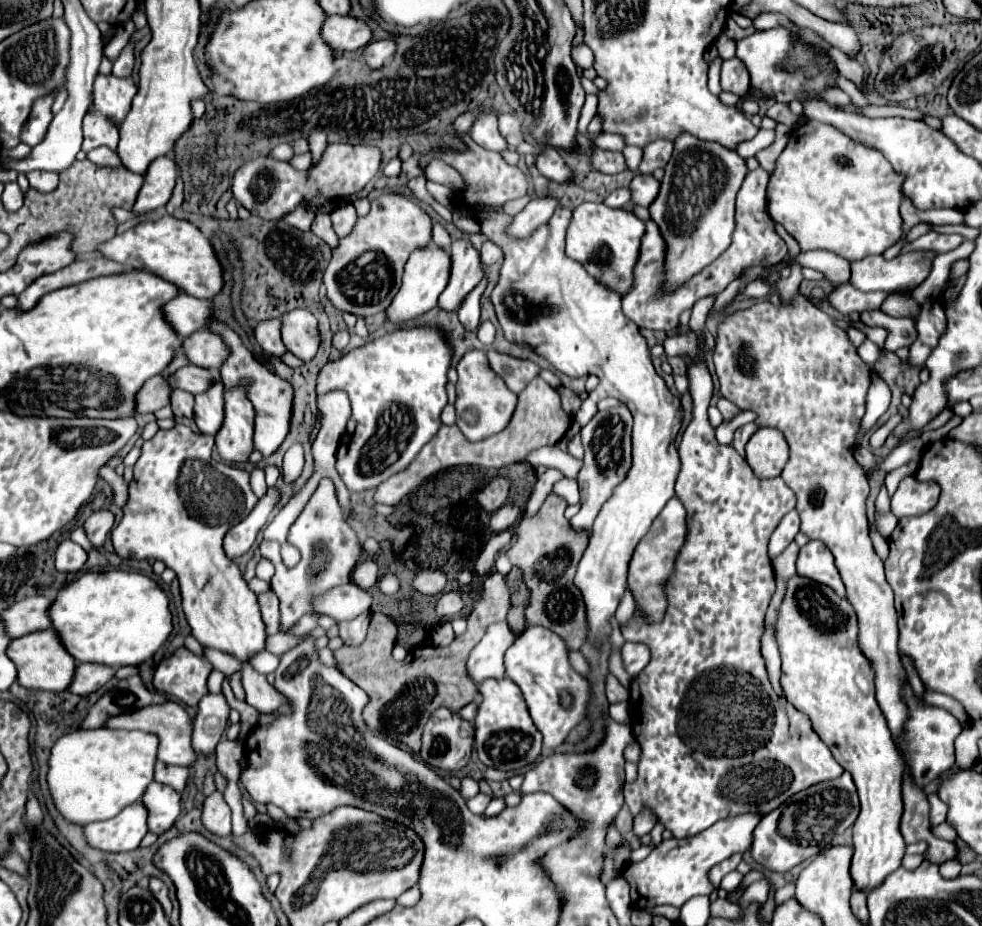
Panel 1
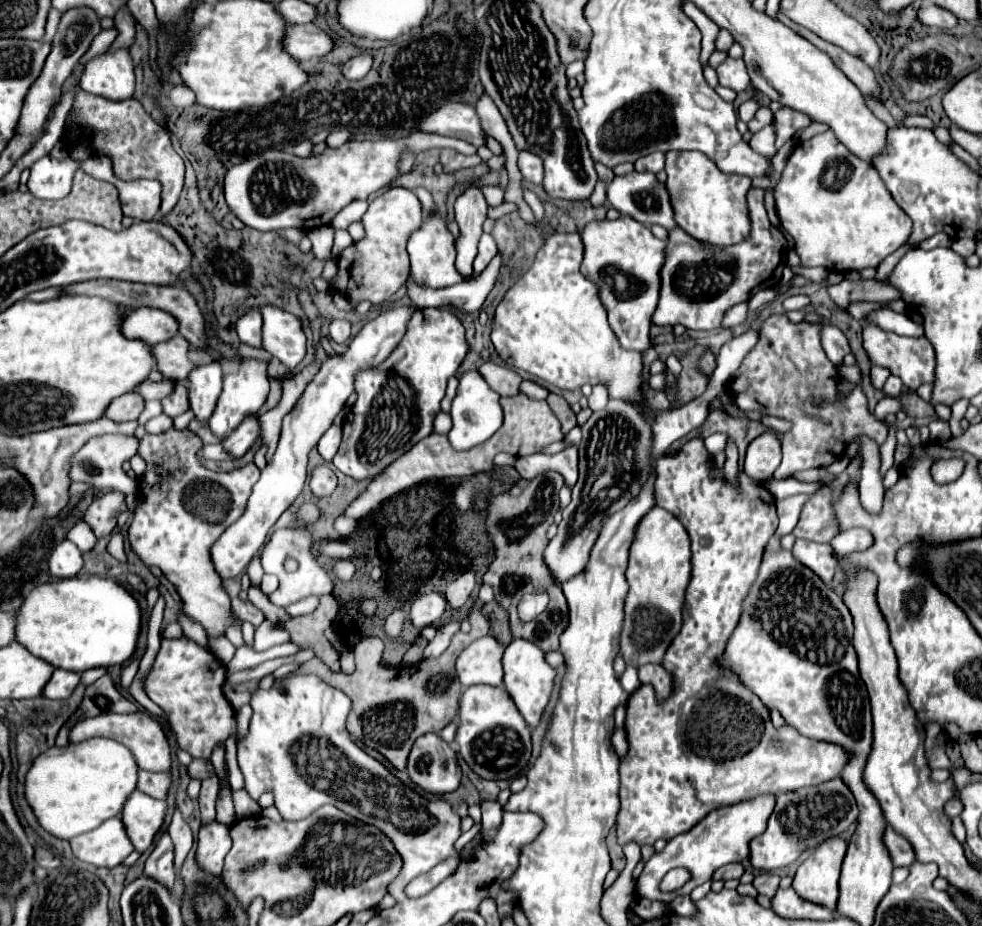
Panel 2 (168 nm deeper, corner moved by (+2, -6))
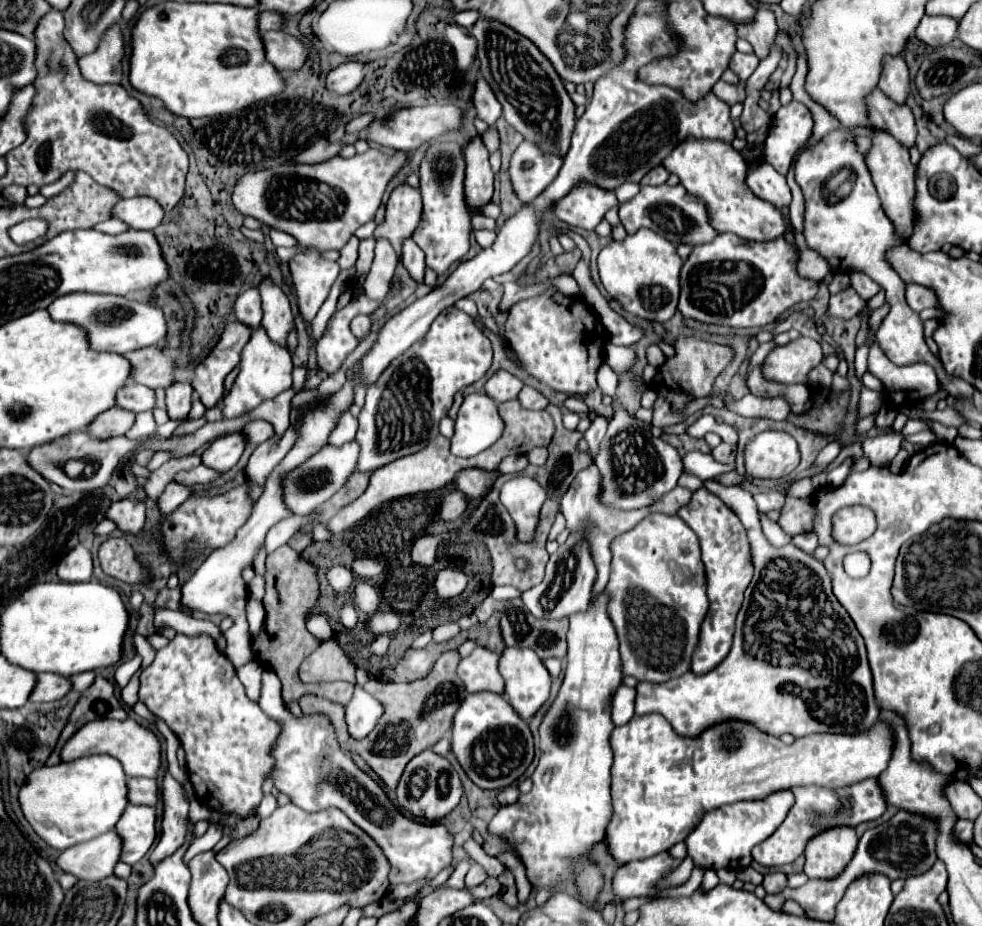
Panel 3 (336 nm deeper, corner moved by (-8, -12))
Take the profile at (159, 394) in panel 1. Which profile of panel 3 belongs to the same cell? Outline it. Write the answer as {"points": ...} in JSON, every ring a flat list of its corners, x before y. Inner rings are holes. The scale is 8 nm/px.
{"points":[[111,407,111,409,99,413,87,425,87,433,97,437,97,439,109,439,109,437,125,435,133,423,135,423,135,413,129,413,129,411,119,409,119,407]]}

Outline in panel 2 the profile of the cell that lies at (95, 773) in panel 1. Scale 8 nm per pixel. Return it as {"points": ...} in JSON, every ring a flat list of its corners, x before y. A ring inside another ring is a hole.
{"points":[[93,737,81,743,69,743,67,747,51,747,41,753,27,773,25,797,45,831,59,839,71,839,99,827,109,817,119,815,129,795,137,789,137,773,137,763,125,745,107,737]]}

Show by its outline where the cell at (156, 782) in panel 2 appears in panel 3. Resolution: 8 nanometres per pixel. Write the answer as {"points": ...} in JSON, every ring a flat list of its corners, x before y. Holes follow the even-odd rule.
{"points":[[133,777,127,779,127,799,133,805,149,805,155,807,157,803,157,783,155,779,145,777]]}

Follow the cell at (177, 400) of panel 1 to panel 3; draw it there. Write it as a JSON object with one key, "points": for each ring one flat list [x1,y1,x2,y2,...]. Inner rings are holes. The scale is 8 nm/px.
{"points":[[173,383,171,387,165,389,165,403,167,403,167,413,171,419,181,419,189,415,191,409,191,399,193,399,193,387,191,383]]}

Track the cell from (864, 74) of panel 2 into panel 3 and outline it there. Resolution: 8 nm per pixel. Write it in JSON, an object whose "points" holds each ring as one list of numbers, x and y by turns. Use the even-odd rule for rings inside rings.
{"points":[[875,89,867,97,867,111,873,129,893,135,907,149,915,145,917,127,915,117,907,105,897,105,889,97,885,97,879,89]]}

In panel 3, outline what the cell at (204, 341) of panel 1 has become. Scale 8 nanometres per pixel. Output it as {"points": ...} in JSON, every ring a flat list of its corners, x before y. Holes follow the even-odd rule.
{"points":[[159,345,129,351,123,355,131,363,131,379,151,389,169,387,173,383,173,359,165,357]]}

